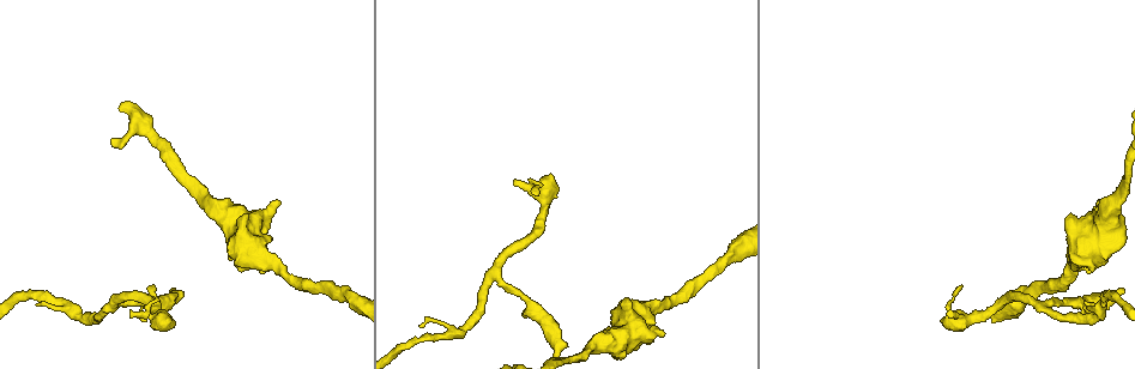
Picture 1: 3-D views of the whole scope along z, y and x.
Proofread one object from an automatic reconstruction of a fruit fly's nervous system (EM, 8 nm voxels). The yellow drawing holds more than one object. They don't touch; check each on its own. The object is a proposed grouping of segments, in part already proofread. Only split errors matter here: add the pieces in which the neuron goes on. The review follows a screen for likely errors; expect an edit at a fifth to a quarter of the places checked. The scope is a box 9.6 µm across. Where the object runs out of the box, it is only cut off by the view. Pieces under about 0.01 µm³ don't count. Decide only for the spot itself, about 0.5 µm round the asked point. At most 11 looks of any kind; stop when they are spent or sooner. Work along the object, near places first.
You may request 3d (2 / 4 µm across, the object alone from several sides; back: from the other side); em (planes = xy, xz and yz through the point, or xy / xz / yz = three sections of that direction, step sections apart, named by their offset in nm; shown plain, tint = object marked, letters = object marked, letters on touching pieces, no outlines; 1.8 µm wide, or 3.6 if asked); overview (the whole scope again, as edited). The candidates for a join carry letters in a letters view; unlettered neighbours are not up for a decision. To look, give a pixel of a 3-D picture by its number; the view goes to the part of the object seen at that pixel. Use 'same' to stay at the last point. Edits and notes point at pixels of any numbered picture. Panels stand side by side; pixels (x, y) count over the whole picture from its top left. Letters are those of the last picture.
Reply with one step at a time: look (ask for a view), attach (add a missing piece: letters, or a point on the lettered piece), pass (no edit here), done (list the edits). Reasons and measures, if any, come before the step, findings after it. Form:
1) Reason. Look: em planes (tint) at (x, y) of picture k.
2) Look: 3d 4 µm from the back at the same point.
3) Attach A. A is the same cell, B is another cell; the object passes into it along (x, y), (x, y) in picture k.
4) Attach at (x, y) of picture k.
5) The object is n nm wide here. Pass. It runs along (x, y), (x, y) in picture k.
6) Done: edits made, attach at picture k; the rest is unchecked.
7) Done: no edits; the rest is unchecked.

Branch stops here. Look: 3d 2 µm at (37, 303) of picture 1.

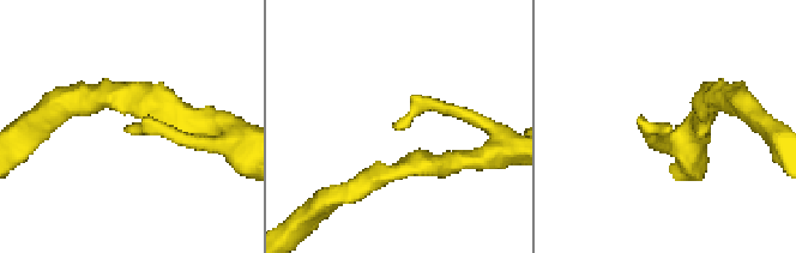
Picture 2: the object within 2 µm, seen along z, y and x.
Need the tissue. Look: em xy step 8 (plain) at (394, 122) of picture 2.

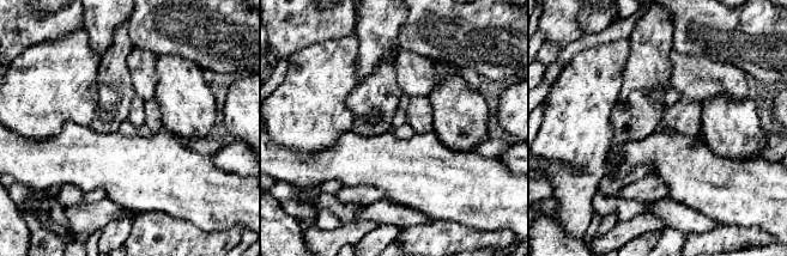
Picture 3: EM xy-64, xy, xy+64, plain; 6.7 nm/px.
Look: em xy step 8 (letters) at the same point.

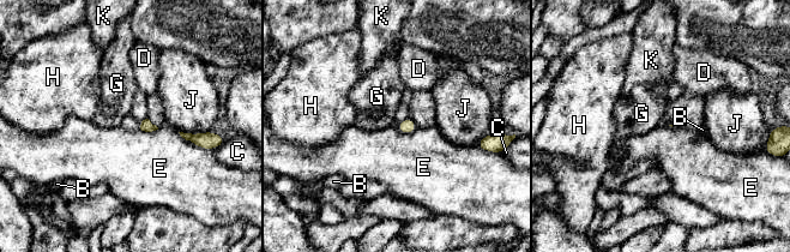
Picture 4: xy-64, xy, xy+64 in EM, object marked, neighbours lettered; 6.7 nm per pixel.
Pass. B, C, D, E, G, H, J and K are other cells; a border runs along (178, 132), (186, 139), (207, 149) in picture 4; none of them fits.

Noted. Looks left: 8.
Branch point. Look: 3d 4 µm from the back at (494, 276) of picture 1.

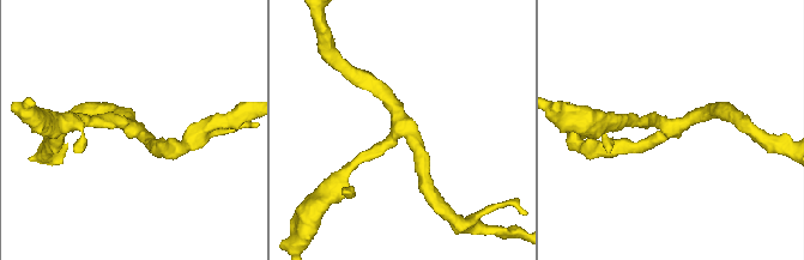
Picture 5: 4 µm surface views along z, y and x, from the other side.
Look: em planes (plain) at (137, 129) of picture 5.

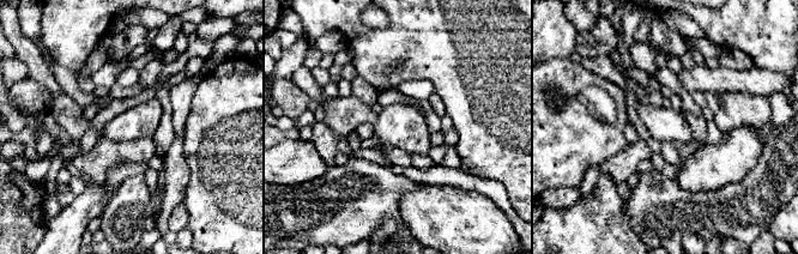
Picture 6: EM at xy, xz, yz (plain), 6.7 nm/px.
Look: em planes (letters) at the same point.

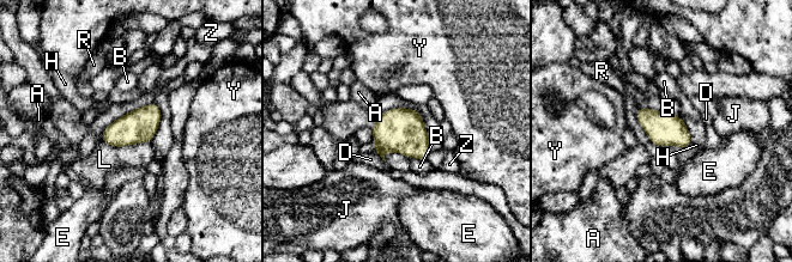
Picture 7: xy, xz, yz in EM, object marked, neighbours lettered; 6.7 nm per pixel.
3 arms meet here. Pass. A, B, D, E, H, J, L, R, Y and Z are other cells; a border runs along (102, 140), (114, 146), (149, 142) in picture 7; no lettered piece goes on from it.

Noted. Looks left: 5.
Tapers out. Look: 3d 4 µm at (154, 285) of picture 1.

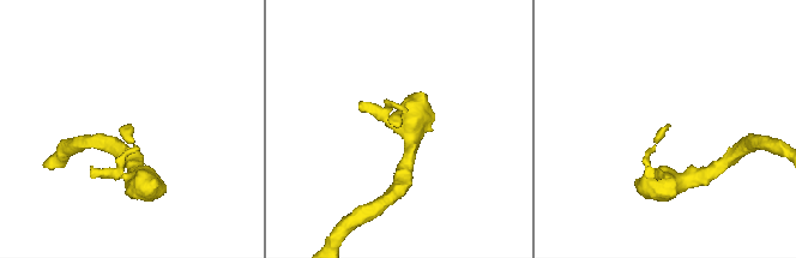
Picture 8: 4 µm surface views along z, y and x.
Need the tissue. Look: em planes (letters) at (129, 125) of picture 8.

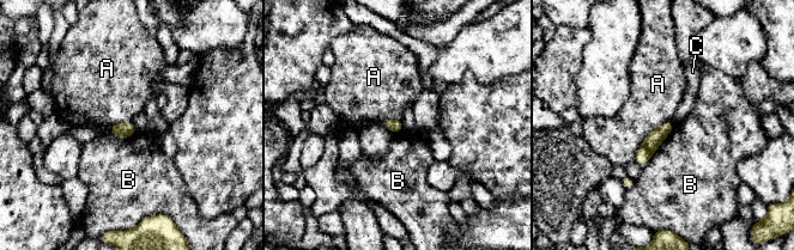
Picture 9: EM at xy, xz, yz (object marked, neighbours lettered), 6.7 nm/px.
Pass. A, B and C are other cells; a border runs along (671, 120), (647, 135), (632, 160) in picture 9; no lettered piece goes on from it.

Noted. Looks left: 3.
Branch stops here. Look: em planes (plain) at (663, 333) of picture 1.

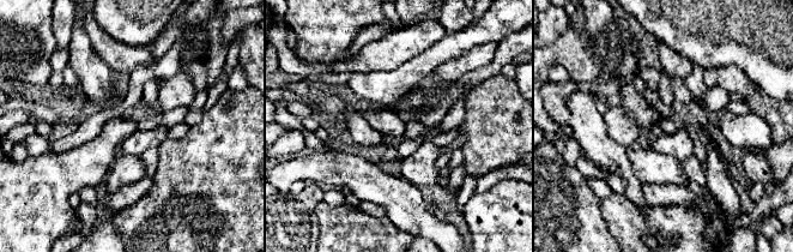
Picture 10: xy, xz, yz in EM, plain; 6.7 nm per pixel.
What lies round it. Look: em planes (letters) at the same point.

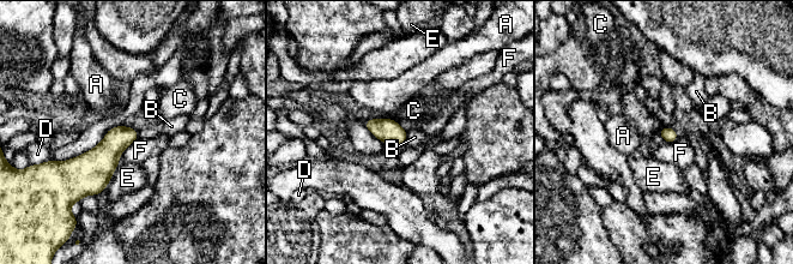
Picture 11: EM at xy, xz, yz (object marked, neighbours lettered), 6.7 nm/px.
Pass. A, B, C, D, E and F are other cells; no lettered piece goes on from it.

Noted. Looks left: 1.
Done: no edits; the rest is unchecked.

